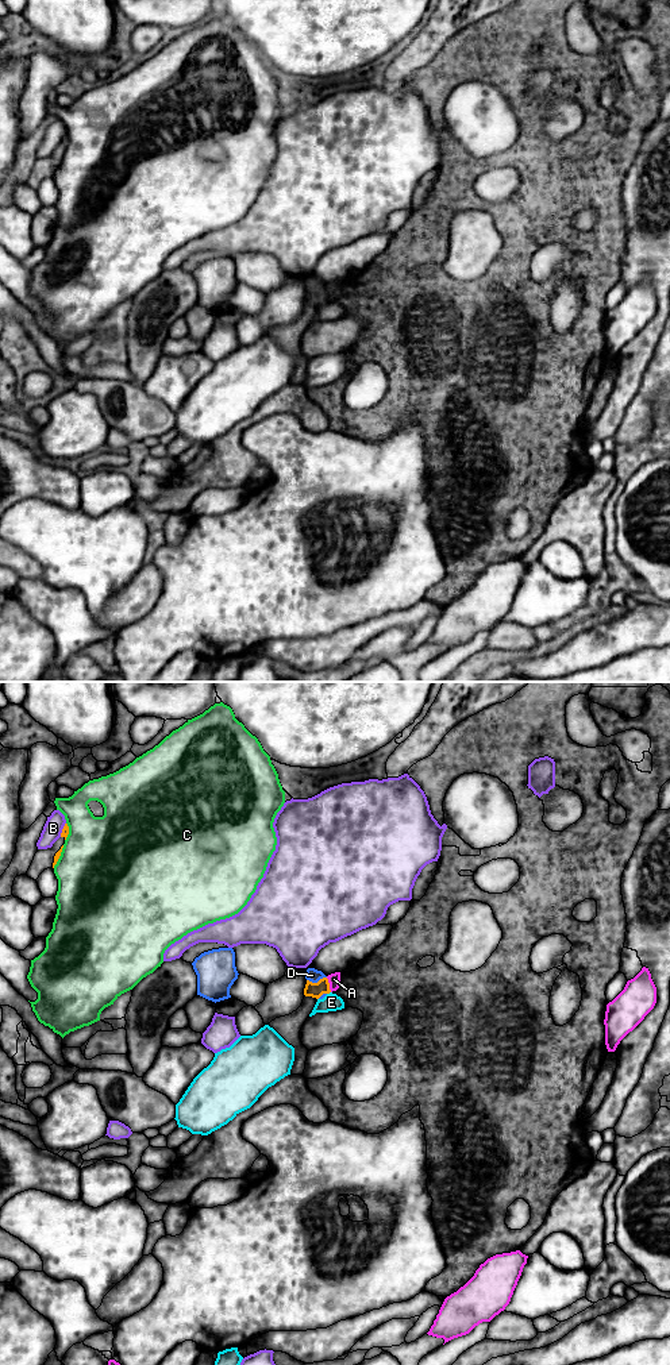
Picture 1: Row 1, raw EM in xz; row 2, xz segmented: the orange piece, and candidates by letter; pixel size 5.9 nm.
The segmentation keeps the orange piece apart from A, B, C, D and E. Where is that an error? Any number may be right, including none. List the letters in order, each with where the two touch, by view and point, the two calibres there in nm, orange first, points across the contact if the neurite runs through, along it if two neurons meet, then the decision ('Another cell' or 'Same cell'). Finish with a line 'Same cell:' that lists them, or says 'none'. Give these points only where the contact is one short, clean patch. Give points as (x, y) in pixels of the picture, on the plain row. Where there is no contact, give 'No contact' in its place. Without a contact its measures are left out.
A: Touches orange at xz (328, 293). Thickness 90 nm (orange) against 80 nm. Boundary: xz (326, 286), (331, 300). Another cell
B: Touches orange at xz (62, 138). Thickness 50 nm (orange) against 110 nm. Another cell
C: Touches orange at xz (60, 164). Thickness 30 nm (orange) against 500 nm. Another cell
D: Touches orange at xz (318, 290). Thickness 90 nm (orange) against 80 nm. Boundary: xz (326, 285), (316, 290), (307, 289). Another cell
E: Touches orange at xz (328, 301). Thickness 90 nm (orange) against 110 nm. Another cell
Same cell: none

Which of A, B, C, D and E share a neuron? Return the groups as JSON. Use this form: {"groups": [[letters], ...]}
{"groups": [["A"], ["B"], ["C"], ["D"], ["E"]]}

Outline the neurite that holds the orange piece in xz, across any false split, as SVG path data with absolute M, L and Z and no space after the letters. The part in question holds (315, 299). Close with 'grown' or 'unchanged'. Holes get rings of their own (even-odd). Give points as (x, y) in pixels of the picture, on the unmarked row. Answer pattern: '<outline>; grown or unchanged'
M327 286L320 288L317 292L307 289L304 304L319 308L323 302L330 302L330 292Z; unchanged

